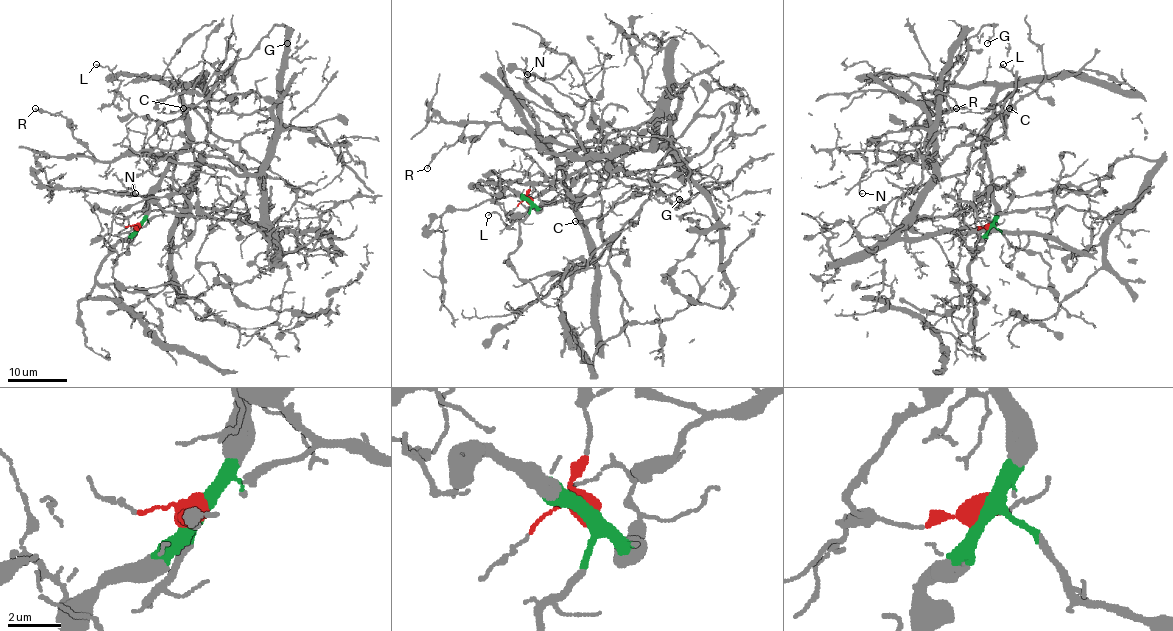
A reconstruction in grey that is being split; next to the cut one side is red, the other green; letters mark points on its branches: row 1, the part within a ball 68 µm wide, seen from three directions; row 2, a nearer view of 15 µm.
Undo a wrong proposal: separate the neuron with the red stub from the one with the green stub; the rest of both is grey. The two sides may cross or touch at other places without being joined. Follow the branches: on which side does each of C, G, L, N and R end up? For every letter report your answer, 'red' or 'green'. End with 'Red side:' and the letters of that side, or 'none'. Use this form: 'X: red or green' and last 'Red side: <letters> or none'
C: green
G: green
L: red
N: red
R: red
Red side: L, N, R

